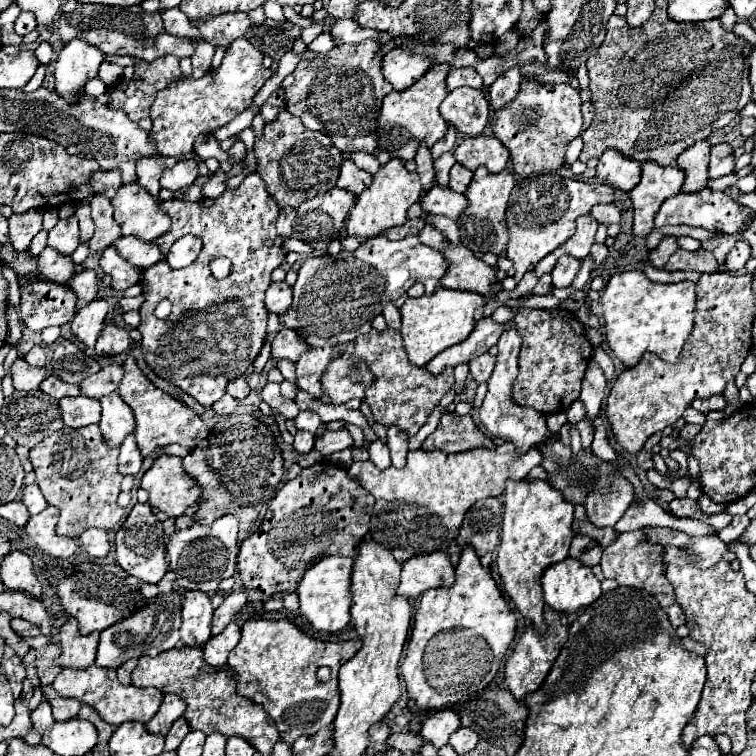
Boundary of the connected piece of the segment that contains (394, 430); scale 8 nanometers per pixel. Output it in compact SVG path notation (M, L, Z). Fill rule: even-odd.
M388 427L388 449L394 467L404 467L406 453L408 453L408 435L400 431L400 427Z

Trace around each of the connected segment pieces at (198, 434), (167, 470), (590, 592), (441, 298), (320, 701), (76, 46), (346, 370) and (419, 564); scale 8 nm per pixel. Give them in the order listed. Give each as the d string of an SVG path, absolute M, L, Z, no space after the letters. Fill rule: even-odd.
M128 357L124 361L124 377L120 381L118 393L130 405L130 409L134 411L134 417L136 417L134 435L136 435L138 449L144 457L148 457L154 447L162 447L162 445L170 445L170 443L178 443L178 445L184 445L184 447L192 449L208 435L208 427L204 425L204 421L190 407L186 407L184 403L176 401L174 397L170 397L168 393L158 389L138 369L134 357Z
M162 455L142 475L140 487L148 491L150 505L168 517L182 515L186 507L200 501L200 487L182 469L182 459Z
M574 557L548 567L540 583L544 601L556 611L578 611L594 603L602 593L600 581L592 575L592 569Z
M438 287L432 295L422 297L408 297L406 303L400 307L402 313L402 339L408 359L424 367L430 359L434 359L444 349L460 343L474 331L474 311L486 303L486 297L472 291L448 291Z
M250 619L242 627L240 643L228 655L228 665L236 675L236 691L244 697L252 697L254 703L260 703L274 719L280 739L284 743L294 743L300 735L314 735L334 721L340 705L338 669L352 659L360 647L360 641L328 643L312 639L286 619ZM320 665L332 669L332 677L326 683L316 679L316 669Z
M72 39L60 51L58 61L54 63L56 71L56 93L64 99L74 101L76 93L86 85L86 81L98 75L98 67L104 61L104 53L82 39Z
M352 355L334 359L322 377L324 393L326 393L328 401L334 405L344 405L346 401L350 401L354 397L362 399L364 391L370 383L372 383L372 375L370 375L368 367L360 361L356 361ZM352 367L358 373L358 381L352 381L352 377L350 377Z
M446 553L418 555L402 563L402 581L398 585L398 595L410 599L420 597L432 587L450 587L454 583L454 567Z

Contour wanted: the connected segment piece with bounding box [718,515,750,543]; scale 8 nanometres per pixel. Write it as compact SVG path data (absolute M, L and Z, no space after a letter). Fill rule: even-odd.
M734 515L732 523L730 523L728 527L724 527L722 531L718 531L718 537L720 537L722 541L726 541L726 543L728 543L728 541L734 541L734 539L738 539L738 537L746 531L748 523L750 523L748 515Z

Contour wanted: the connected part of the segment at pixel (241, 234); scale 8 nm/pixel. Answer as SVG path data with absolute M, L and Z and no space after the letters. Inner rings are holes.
M258 173L248 175L238 189L224 191L218 199L206 199L206 197L200 201L188 201L186 197L170 199L170 201L160 201L160 209L164 213L168 213L172 219L172 227L164 235L154 239L154 243L160 247L162 255L166 255L170 251L170 247L188 233L200 237L204 245L202 245L200 255L196 257L196 261L184 269L172 269L166 259L160 259L158 263L144 269L140 281L144 287L146 301L140 307L142 323L138 325L138 329L142 333L142 353L144 353L146 363L158 375L162 369L164 379L168 379L170 383L174 383L176 387L180 387L182 391L192 395L200 405L210 407L224 395L230 379L244 375L252 367L256 355L260 353L264 337L268 335L266 333L268 315L266 315L266 307L264 307L264 291L272 283L270 273L286 257L286 253L282 249L284 239L280 239L276 235L276 217L280 211L276 207L276 201L266 193L264 181ZM268 239L274 239L276 245L266 247L264 243ZM214 257L228 257L232 261L232 271L222 281L216 281L212 277L212 273L208 271L208 261L212 261ZM162 299L172 301L172 311L166 319L158 319L154 315L154 309Z

